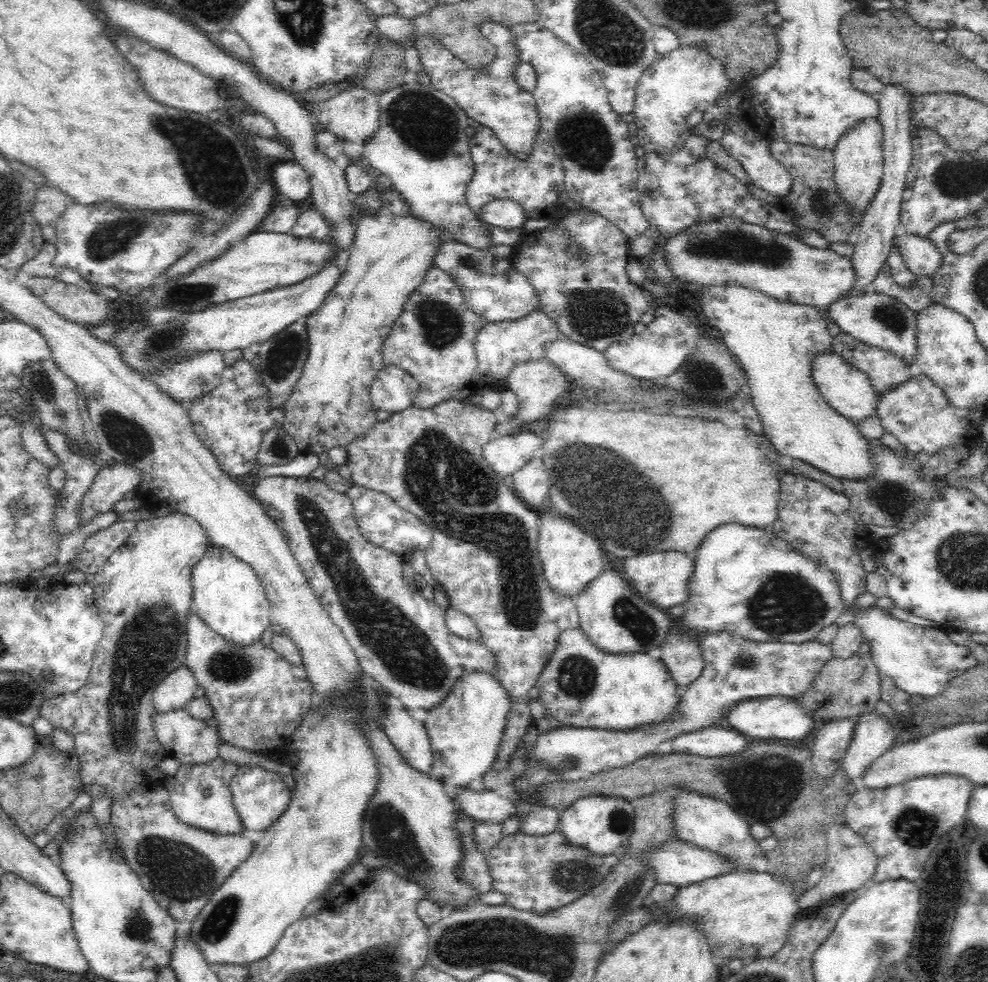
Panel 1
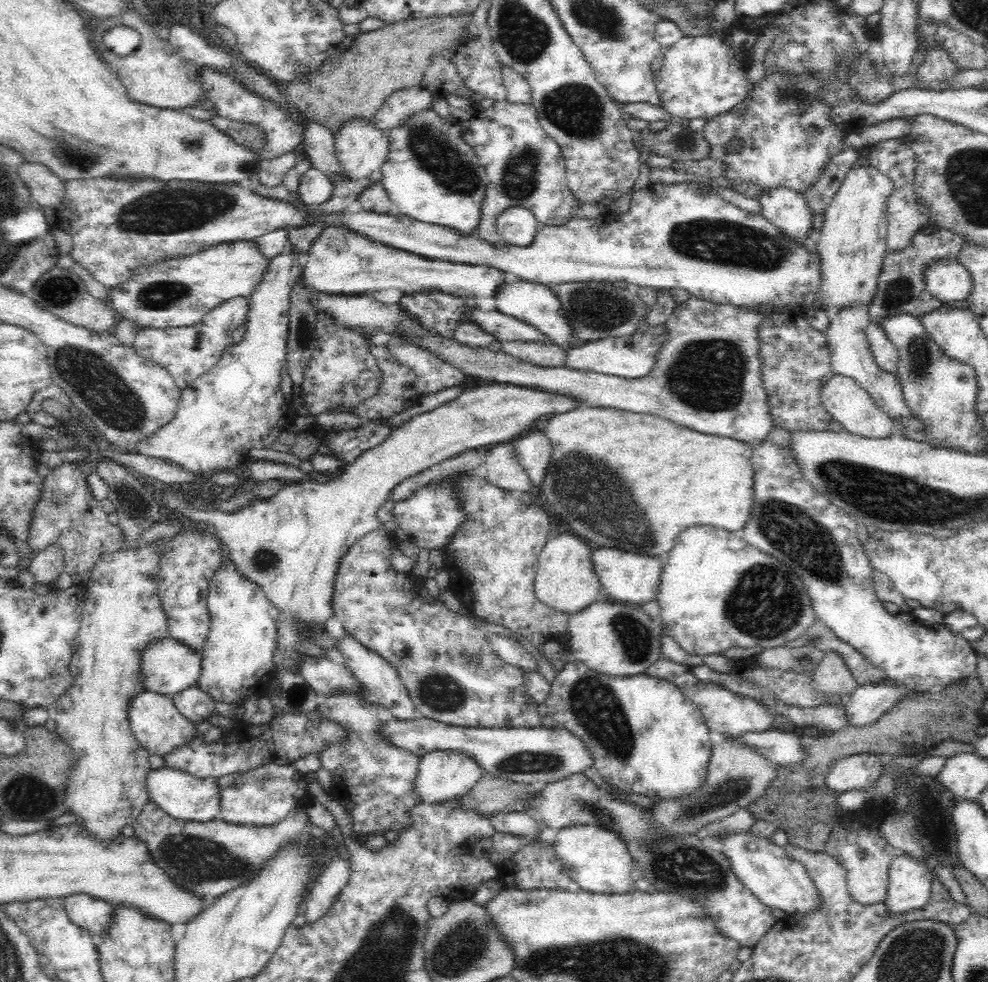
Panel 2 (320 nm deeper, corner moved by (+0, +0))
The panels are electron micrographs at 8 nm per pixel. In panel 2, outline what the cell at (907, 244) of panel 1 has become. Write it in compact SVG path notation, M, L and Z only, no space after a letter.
M944 259L933 262L926 272L926 287L941 304L954 306L972 293L972 276L957 260Z

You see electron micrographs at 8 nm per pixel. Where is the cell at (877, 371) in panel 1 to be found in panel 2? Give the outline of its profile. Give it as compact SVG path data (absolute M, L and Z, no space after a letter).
M872 321L866 329L870 350L876 364L888 373L894 373L899 363L899 354L894 344L888 340L879 321Z

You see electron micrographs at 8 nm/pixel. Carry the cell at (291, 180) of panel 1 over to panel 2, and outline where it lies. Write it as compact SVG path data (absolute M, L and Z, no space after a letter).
M312 167L302 176L299 186L299 198L306 208L322 206L332 198L334 184L323 171Z

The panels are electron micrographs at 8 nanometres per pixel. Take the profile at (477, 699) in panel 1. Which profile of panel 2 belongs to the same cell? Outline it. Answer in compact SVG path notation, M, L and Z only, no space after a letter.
M435 750L419 758L414 791L418 803L435 805L463 797L479 781L479 765L468 756L454 751Z

